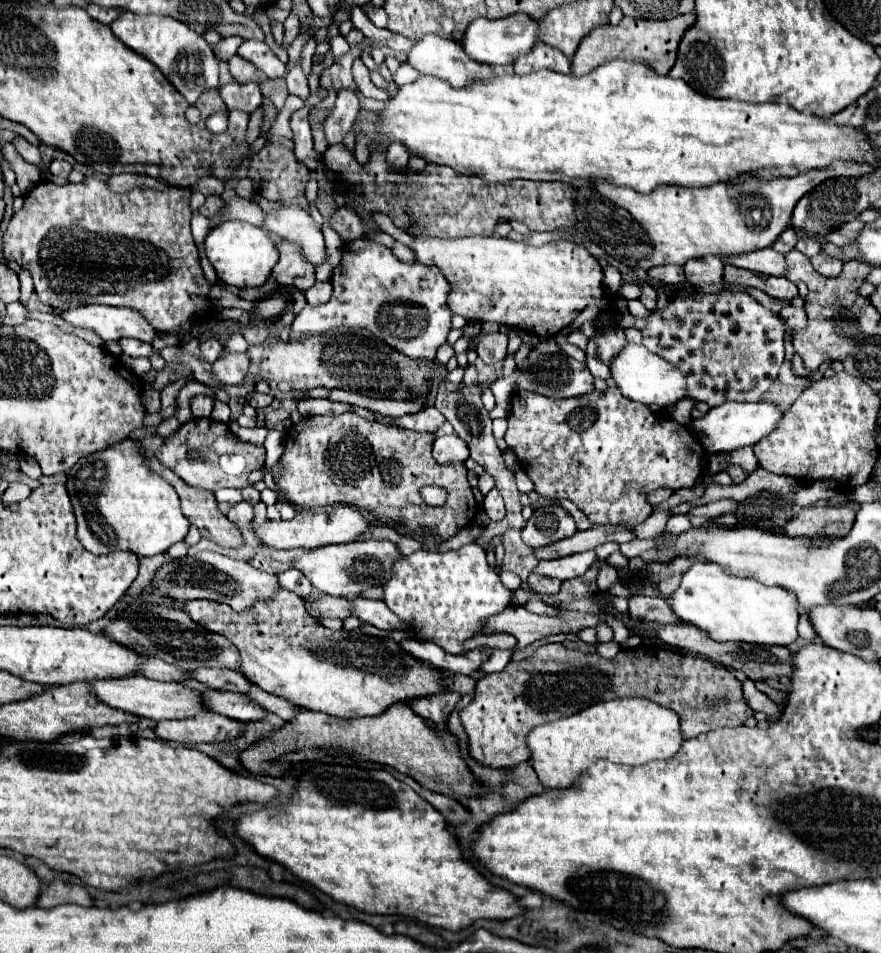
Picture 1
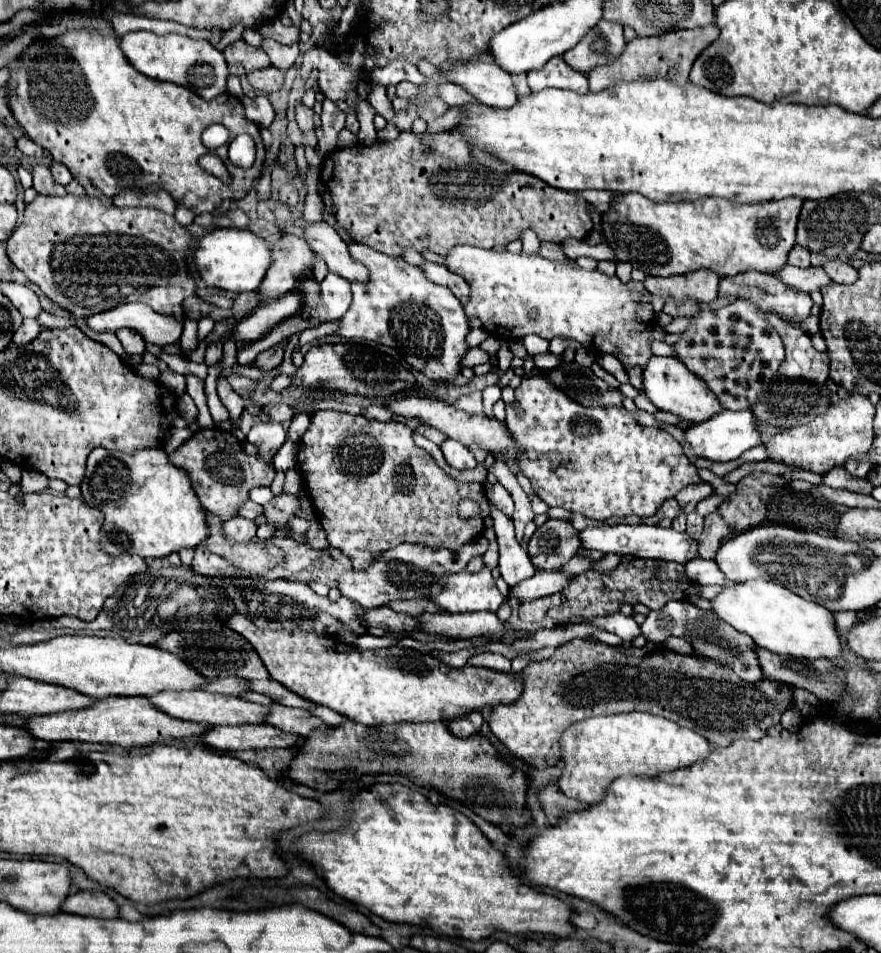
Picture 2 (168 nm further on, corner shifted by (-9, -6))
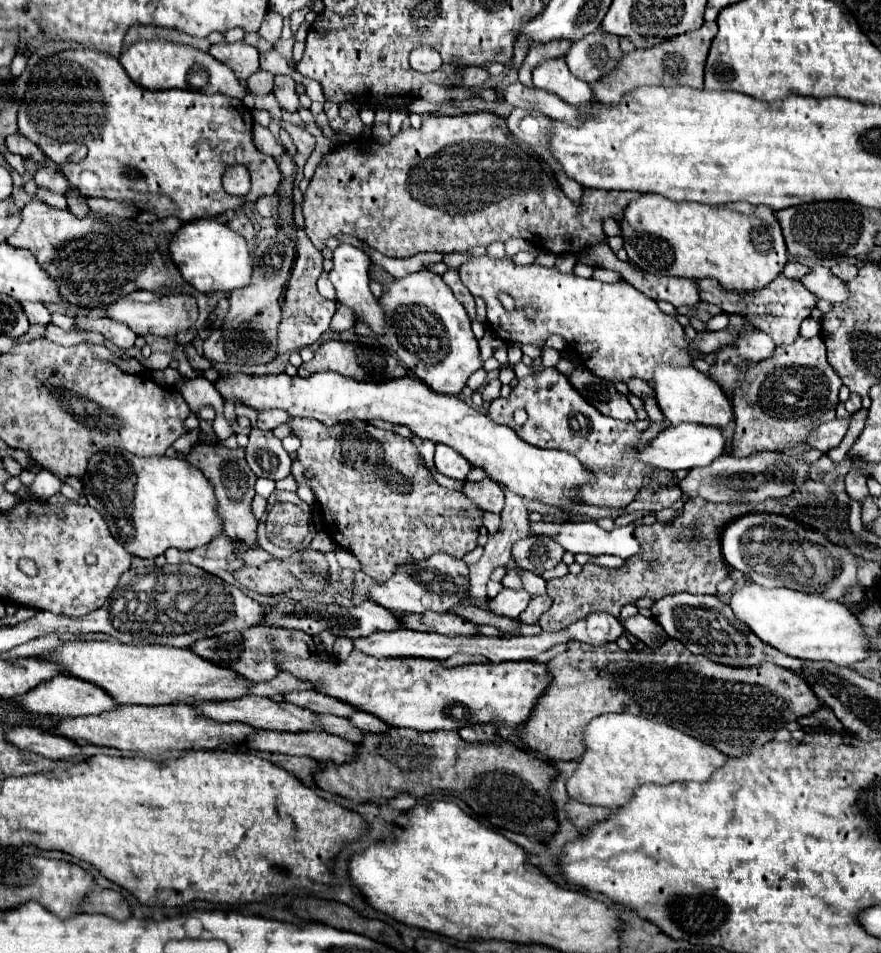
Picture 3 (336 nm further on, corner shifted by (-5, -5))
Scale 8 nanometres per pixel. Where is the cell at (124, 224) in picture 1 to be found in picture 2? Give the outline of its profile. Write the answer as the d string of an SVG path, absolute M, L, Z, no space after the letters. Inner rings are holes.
M36 195L36 199L26 205L22 223L8 239L8 255L14 267L74 317L90 317L130 301L140 301L154 311L172 315L172 305L184 303L186 297L196 293L194 279L186 269L186 251L190 249L190 243L192 235L178 225L172 215L166 215L160 209L116 207L100 197Z

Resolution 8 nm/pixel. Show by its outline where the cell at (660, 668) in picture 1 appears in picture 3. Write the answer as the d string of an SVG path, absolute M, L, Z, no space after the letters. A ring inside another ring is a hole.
M668 640L660 648L644 648L624 652L616 642L604 646L588 646L582 642L568 642L568 650L554 656L548 664L550 684L544 694L536 700L530 718L518 726L520 740L532 750L544 754L550 760L576 760L582 756L582 730L584 726L608 712L628 712L658 722L670 722L670 726L682 730L688 736L694 736L726 756L742 756L748 750L766 744L774 738L774 732L784 728L786 722L794 722L800 716L814 712L820 706L820 700L808 688L808 684L794 672L764 662L756 668L730 668L716 662L710 662L702 654L692 654L678 640Z

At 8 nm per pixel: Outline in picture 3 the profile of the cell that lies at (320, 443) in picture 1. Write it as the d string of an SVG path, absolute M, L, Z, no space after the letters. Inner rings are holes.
M290 418L290 426L302 442L298 450L298 464L304 470L314 472L306 484L316 494L324 524L334 530L328 532L330 538L344 550L352 552L358 558L362 572L370 578L380 582L388 580L402 560L422 560L438 550L444 550L454 558L462 558L476 548L478 528L482 526L484 512L478 510L478 506L464 492L442 488L422 464L422 458L418 456L418 450L410 438L390 430L378 430L362 420L326 426L314 418Z

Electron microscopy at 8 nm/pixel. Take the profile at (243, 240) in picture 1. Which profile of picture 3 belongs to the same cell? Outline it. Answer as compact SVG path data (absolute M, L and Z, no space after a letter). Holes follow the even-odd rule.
M200 218L186 222L170 242L172 260L178 264L184 280L198 292L232 292L244 288L252 280L252 258L248 242L212 218Z

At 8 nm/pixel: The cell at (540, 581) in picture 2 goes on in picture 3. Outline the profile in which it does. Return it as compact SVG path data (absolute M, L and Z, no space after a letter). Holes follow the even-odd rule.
M504 588L494 600L490 600L490 612L498 616L508 616L508 618L518 618L520 612L526 610L532 594L526 592L524 588Z

